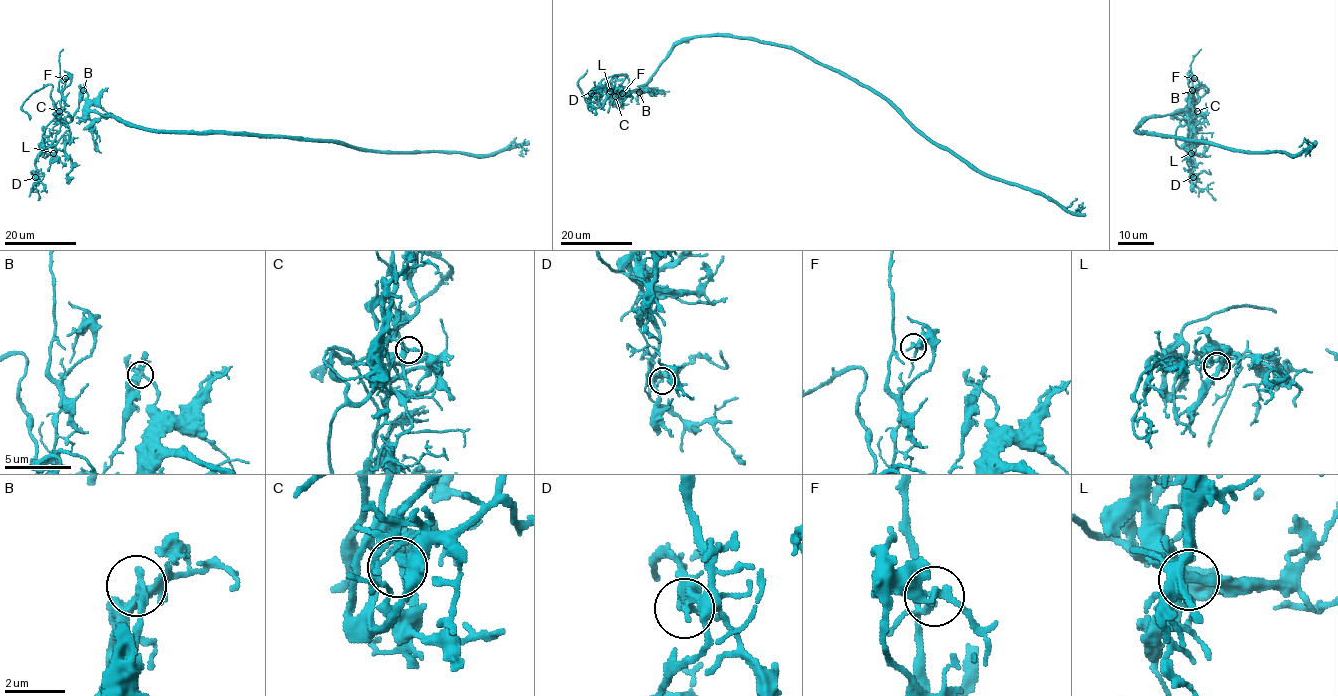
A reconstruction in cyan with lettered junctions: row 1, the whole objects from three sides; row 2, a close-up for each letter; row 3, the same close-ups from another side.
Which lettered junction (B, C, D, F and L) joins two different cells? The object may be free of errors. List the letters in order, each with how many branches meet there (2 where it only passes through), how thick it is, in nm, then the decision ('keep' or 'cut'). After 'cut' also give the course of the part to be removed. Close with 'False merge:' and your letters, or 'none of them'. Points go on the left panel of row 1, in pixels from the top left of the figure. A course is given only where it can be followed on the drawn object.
B: 4 branches meet; 300 nm thick; cut; foreign part runs (83, 90), (79, 108), (68, 122), (54, 114), (53, 86), (44, 85), (28, 97), (21, 108), (30, 120)
C: 4 branches meet; 200 nm thick; keep
D: 3 branches meet; 360 nm thick; keep
F: 3 branches meet; 280 nm thick; keep
L: 4 branches meet; 300 nm thick; keep
False merge: B

